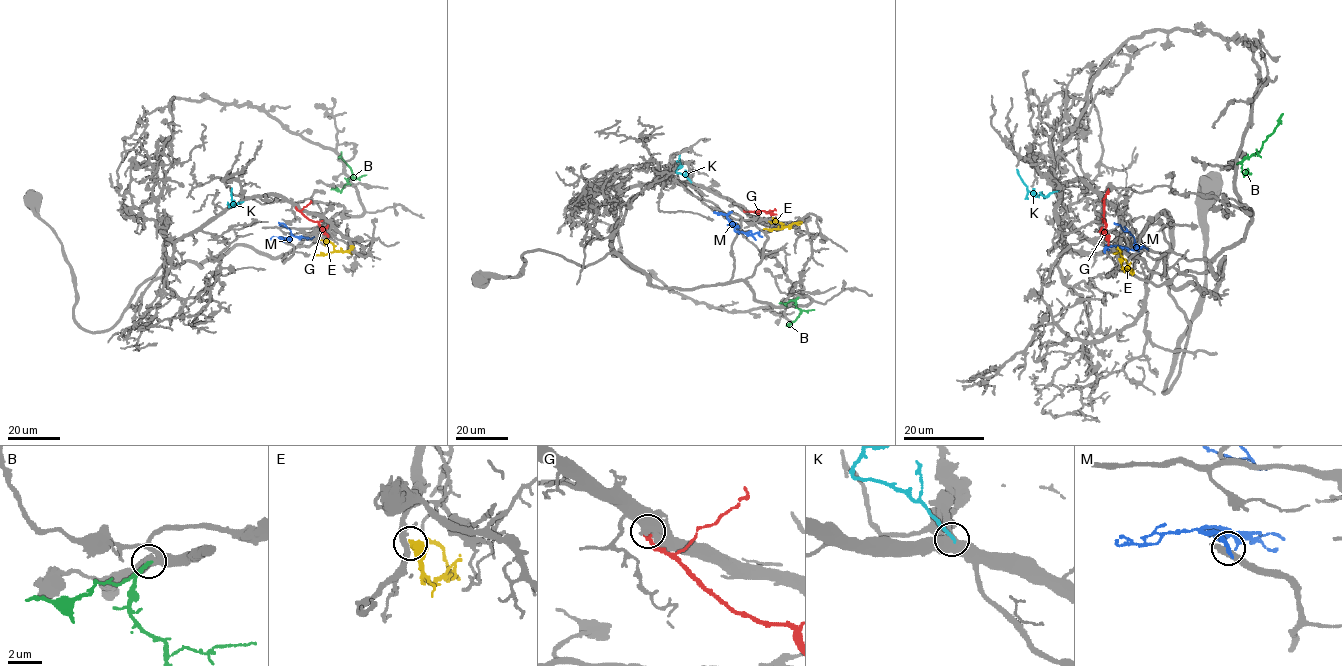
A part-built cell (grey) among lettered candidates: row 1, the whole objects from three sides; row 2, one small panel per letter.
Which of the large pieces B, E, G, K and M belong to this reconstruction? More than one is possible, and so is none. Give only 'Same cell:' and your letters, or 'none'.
Same cell: none

